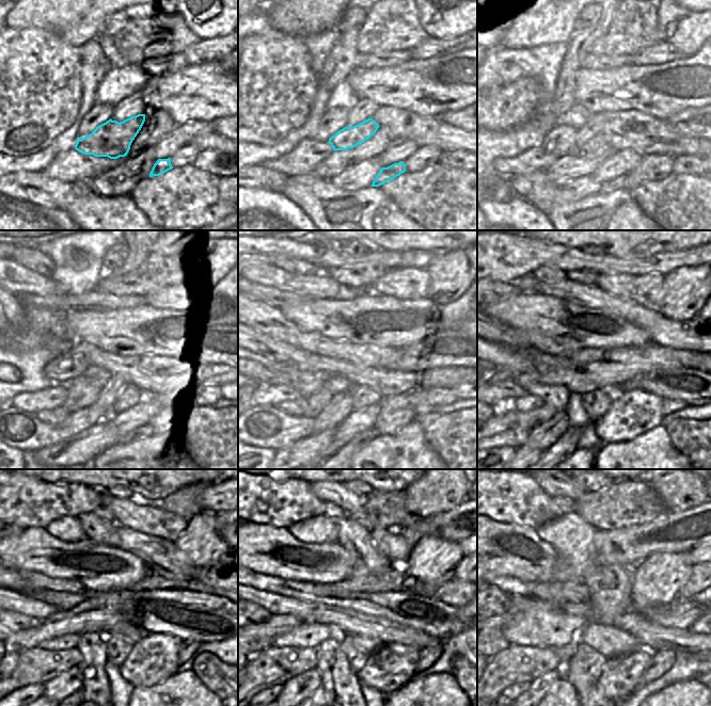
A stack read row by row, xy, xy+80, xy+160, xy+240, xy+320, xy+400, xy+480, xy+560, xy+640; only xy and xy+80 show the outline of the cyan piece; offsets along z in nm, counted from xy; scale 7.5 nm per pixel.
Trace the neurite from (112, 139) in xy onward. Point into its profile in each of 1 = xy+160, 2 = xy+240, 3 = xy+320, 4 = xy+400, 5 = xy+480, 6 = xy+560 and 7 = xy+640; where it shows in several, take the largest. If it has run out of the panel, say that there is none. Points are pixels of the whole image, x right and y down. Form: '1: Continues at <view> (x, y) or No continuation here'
1: Continues at xy+160 (598, 143)
2: Continues at xy+240 (105, 400)
3: Continues at xy+320 (341, 405)
4: Continues at xy+400 (542, 437)
5: Continues at xy+480 (64, 685)
6: Continues at xy+560 (304, 685)
7: Continues at xy+640 (541, 685).

